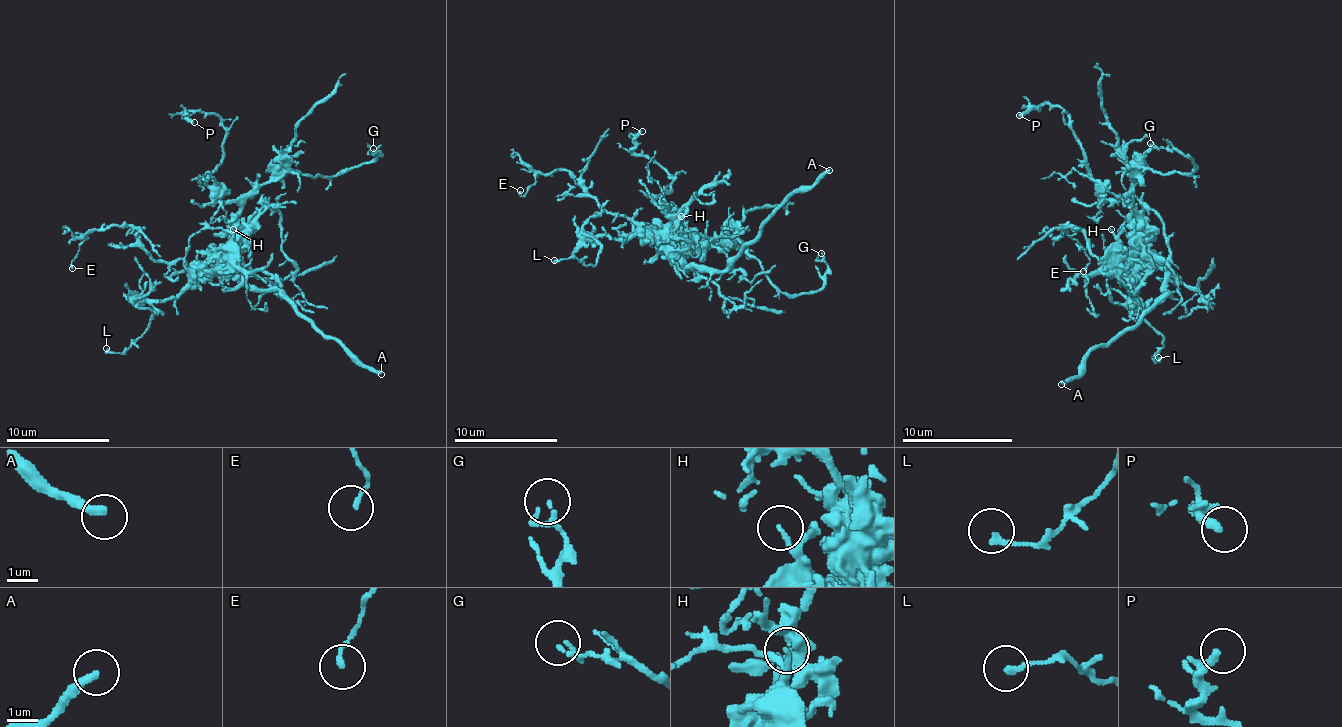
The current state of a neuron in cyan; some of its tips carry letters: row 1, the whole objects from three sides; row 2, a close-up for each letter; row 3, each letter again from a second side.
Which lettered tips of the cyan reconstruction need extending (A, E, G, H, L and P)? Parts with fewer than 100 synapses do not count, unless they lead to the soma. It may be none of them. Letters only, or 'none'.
A

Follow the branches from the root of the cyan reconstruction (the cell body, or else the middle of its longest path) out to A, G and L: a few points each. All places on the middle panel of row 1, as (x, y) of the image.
A: (686, 242), (683, 255), (686, 268), (722, 271), (795, 193), (803, 193), (829, 170)
G: (686, 242), (694, 232), (730, 237), (790, 294), (808, 294), (824, 284), (826, 260), (821, 253)
L: (686, 242), (603, 235), (593, 266), (574, 258), (554, 260)

